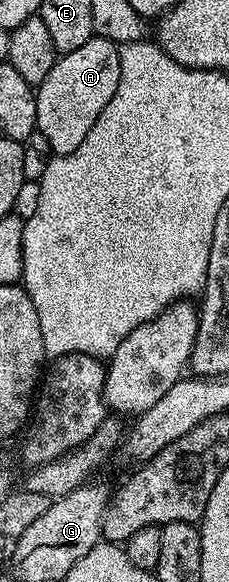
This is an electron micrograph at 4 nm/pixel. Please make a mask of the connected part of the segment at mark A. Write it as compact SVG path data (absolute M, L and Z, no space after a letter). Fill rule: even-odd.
M94 36L78 49L61 54L51 72L36 88L37 132L46 139L54 155L67 155L81 141L100 117L104 106L115 96L120 81L120 49L108 38Z

